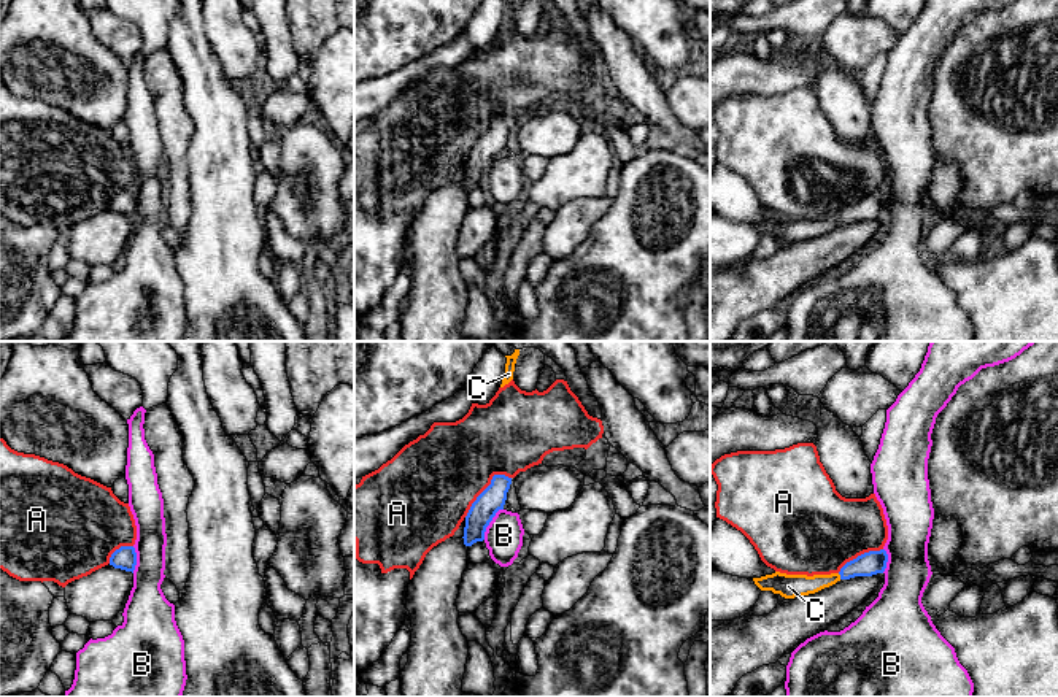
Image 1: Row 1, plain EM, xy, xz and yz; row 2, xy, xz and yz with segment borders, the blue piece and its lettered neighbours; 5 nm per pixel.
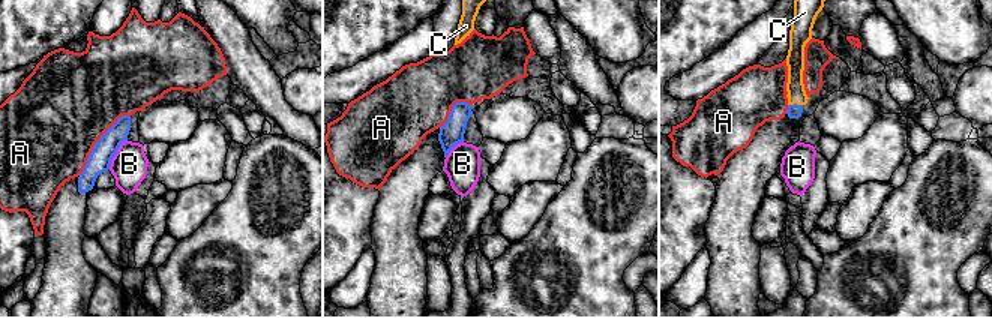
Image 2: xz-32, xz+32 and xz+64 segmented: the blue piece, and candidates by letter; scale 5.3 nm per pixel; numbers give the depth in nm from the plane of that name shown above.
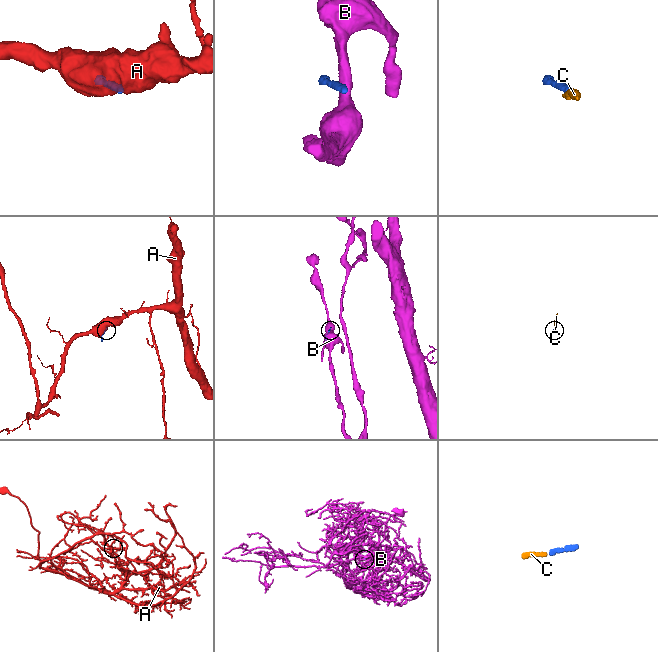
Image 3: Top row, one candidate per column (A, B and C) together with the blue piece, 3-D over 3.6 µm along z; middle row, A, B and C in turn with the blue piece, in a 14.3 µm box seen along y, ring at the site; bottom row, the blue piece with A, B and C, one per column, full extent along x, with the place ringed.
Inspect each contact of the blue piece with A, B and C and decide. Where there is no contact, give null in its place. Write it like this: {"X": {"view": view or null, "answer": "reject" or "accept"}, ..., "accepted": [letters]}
{"A": {"view": "xz", "answer": "reject"}, "B": {"view": "xz", "answer": "reject"}, "C": {"view": "yz", "answer": "accept"}, "accepted": ["C"]}

